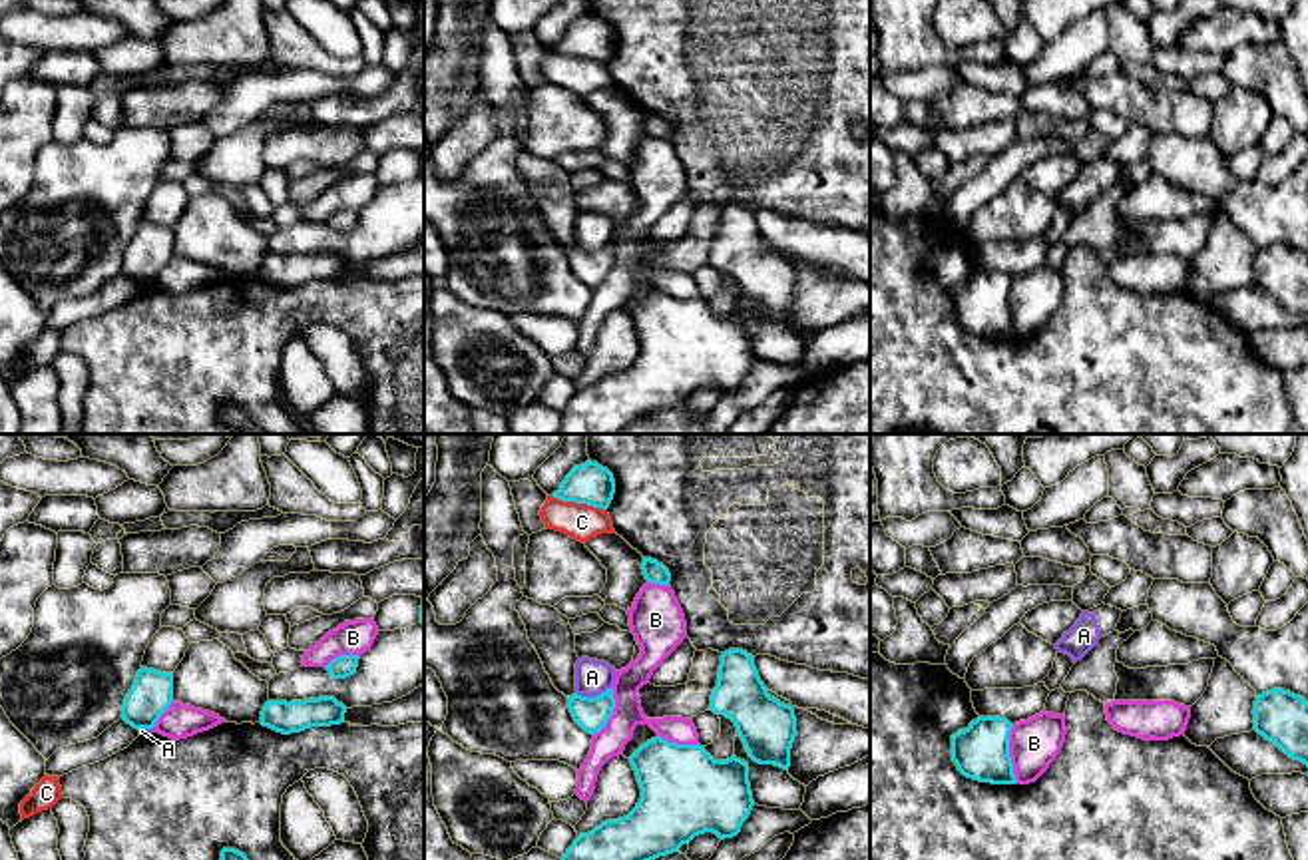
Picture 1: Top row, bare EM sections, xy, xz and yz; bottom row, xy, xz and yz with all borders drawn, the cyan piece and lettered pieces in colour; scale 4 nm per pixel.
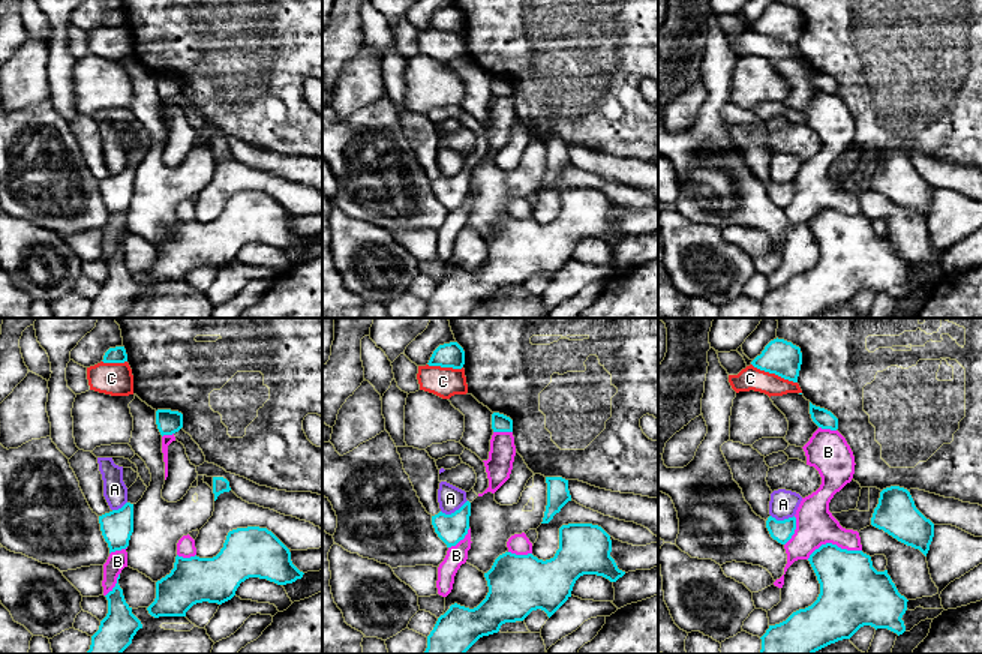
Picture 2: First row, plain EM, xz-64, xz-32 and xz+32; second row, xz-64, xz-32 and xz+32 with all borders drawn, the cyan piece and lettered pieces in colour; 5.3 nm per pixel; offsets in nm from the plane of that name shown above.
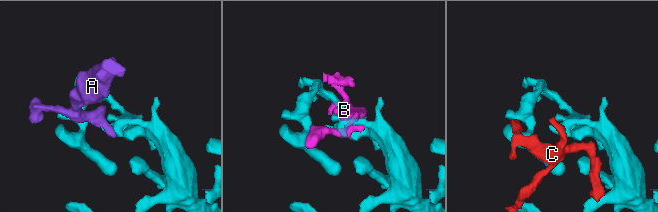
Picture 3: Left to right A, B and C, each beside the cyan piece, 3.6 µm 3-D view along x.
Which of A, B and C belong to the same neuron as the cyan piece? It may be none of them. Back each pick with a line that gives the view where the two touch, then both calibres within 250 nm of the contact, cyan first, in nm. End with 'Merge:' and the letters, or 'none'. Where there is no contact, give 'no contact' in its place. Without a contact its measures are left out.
Merge: none

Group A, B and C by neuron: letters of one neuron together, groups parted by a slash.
A / B C

